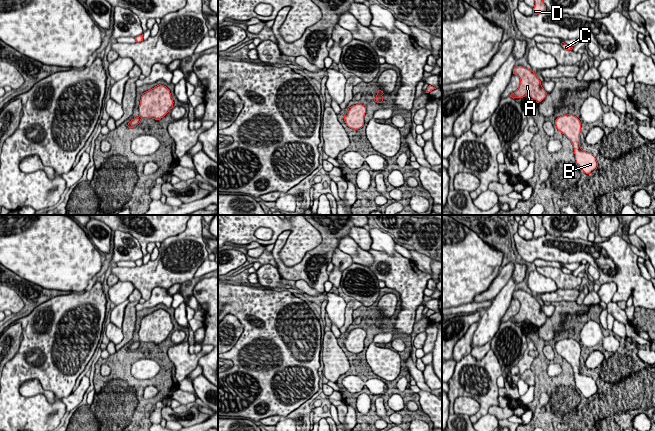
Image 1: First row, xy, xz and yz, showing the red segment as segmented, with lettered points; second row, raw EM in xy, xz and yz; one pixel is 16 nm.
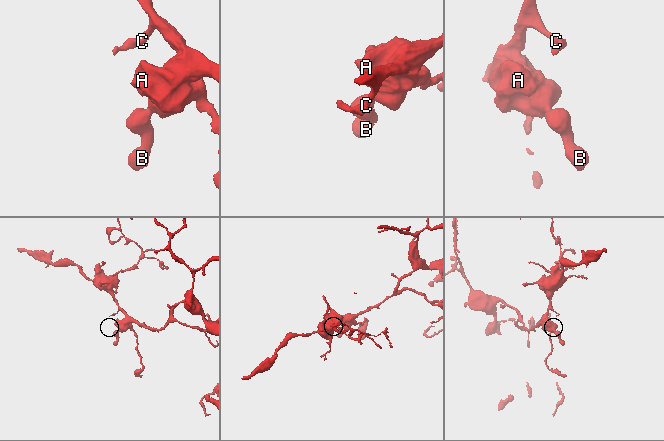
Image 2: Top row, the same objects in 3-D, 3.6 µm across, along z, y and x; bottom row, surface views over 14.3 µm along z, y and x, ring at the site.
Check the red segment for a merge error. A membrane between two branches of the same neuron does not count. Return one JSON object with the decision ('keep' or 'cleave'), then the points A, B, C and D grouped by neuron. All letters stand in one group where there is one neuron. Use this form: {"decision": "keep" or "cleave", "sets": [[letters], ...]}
{"decision": "cleave", "sets": [["A", "C", "D"], ["B"]]}

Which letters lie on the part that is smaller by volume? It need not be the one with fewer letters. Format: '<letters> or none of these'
B

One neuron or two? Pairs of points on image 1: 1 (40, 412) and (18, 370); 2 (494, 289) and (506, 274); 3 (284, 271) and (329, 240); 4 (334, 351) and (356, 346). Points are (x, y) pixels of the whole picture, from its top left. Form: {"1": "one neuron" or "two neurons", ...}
{"1": "one neuron", "2": "one neuron", "3": "one neuron", "4": "two neurons"}

